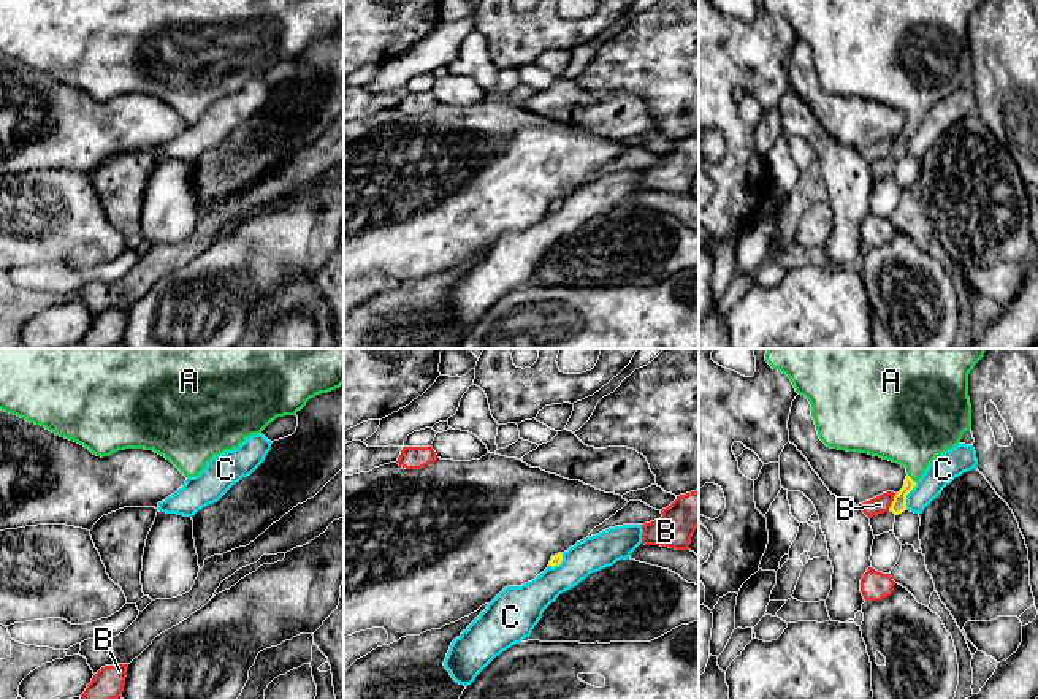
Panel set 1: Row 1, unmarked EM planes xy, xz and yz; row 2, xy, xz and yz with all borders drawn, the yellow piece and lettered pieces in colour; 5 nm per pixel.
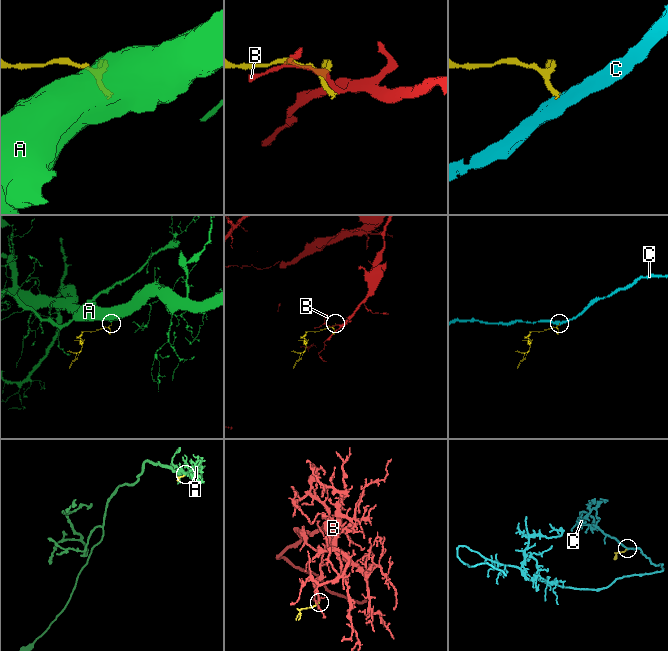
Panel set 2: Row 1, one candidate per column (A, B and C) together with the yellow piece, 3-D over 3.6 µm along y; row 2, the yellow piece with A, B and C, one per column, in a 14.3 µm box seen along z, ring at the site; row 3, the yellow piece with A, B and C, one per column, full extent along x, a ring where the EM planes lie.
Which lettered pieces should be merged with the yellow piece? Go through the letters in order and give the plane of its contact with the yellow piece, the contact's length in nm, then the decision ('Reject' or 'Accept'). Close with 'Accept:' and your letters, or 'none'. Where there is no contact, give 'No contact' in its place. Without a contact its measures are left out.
A: Touches yellow in yz. Shared border 60 nm. Accept
B: Touches yellow in yz. Shared border 100 nm. Reject
C: Touches yellow in yz. Shared border 150 nm. Reject
Accept: A

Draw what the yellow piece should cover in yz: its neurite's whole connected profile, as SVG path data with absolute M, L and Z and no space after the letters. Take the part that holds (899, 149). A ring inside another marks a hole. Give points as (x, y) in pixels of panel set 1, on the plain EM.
M765 0L765 6L786 19L796 36L811 49L819 84L830 94L861 97L906 113L903 133L889 152L895 160L906 155L906 139L929 109L956 92L971 74L968 19L984 0Z

